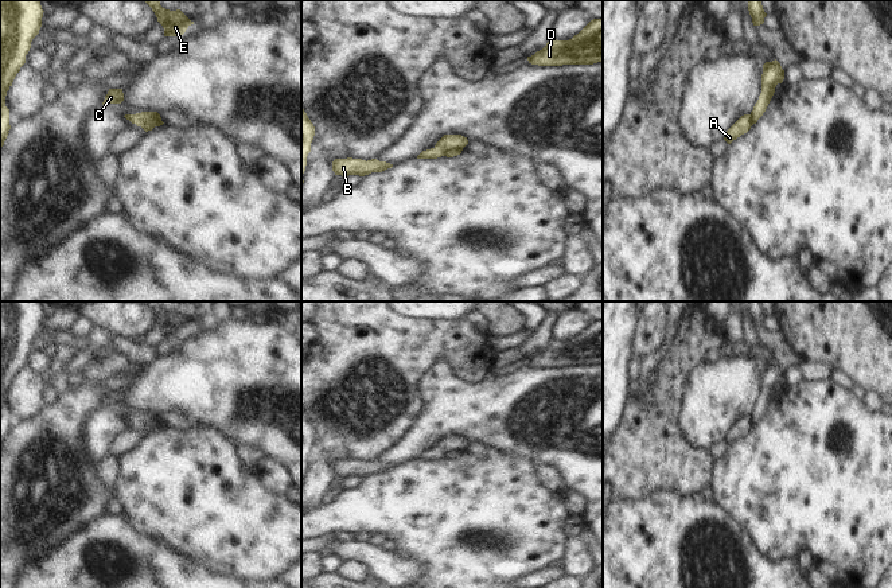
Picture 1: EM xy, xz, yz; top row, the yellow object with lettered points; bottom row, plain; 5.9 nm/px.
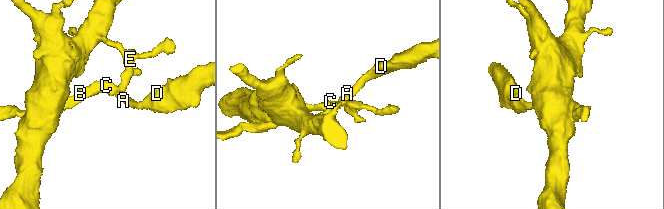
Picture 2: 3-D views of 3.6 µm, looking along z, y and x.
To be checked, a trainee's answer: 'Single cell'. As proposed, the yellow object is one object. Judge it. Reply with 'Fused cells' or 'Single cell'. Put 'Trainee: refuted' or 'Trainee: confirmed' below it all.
Fused cells.
Trainee: refuted

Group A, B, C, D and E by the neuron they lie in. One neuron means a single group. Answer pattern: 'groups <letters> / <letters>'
groups A B C D / E

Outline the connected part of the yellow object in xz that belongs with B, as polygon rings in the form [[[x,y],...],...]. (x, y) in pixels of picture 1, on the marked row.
[[[335,159],[332,161],[332,171],[335,175],[342,175],[343,178],[348,175],[359,175],[365,176],[371,172],[382,172],[387,168],[392,168],[393,164],[386,163],[386,161],[379,161],[377,159],[371,160],[362,160],[362,159]]]

